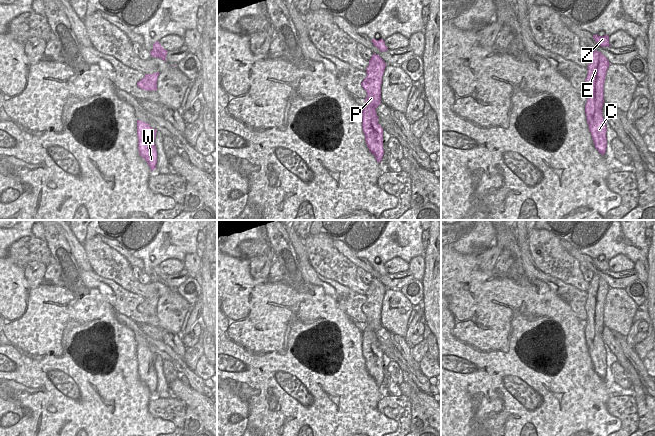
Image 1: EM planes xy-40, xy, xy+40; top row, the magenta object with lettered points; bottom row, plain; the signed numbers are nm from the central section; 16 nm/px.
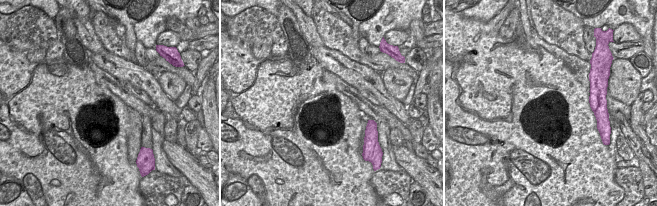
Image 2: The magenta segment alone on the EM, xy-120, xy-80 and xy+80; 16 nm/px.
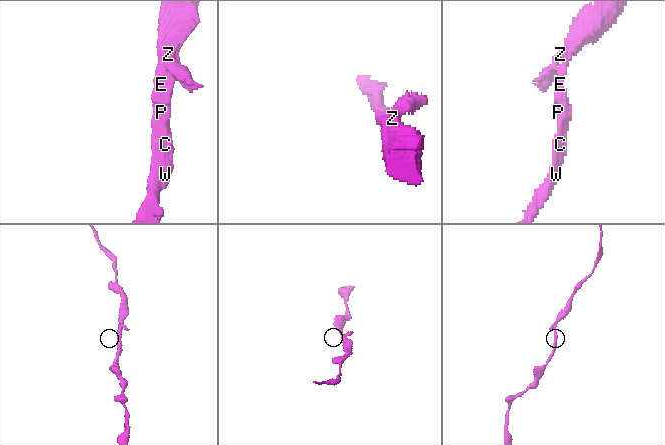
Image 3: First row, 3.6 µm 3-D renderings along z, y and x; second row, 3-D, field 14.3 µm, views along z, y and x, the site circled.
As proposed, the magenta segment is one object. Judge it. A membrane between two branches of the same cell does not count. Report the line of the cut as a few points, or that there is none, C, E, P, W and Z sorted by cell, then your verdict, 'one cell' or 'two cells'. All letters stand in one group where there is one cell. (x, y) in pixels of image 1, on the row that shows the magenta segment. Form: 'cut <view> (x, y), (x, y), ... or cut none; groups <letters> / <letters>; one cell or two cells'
cut none; groups C E P W Z; one cell

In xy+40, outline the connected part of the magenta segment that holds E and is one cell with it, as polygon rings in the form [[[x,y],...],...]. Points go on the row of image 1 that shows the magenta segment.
[[[594,50],[589,59],[588,74],[585,80],[587,89],[586,119],[594,146],[601,155],[606,153],[607,147],[607,128],[602,108],[605,103],[604,83],[609,65],[608,59],[601,52]]]

